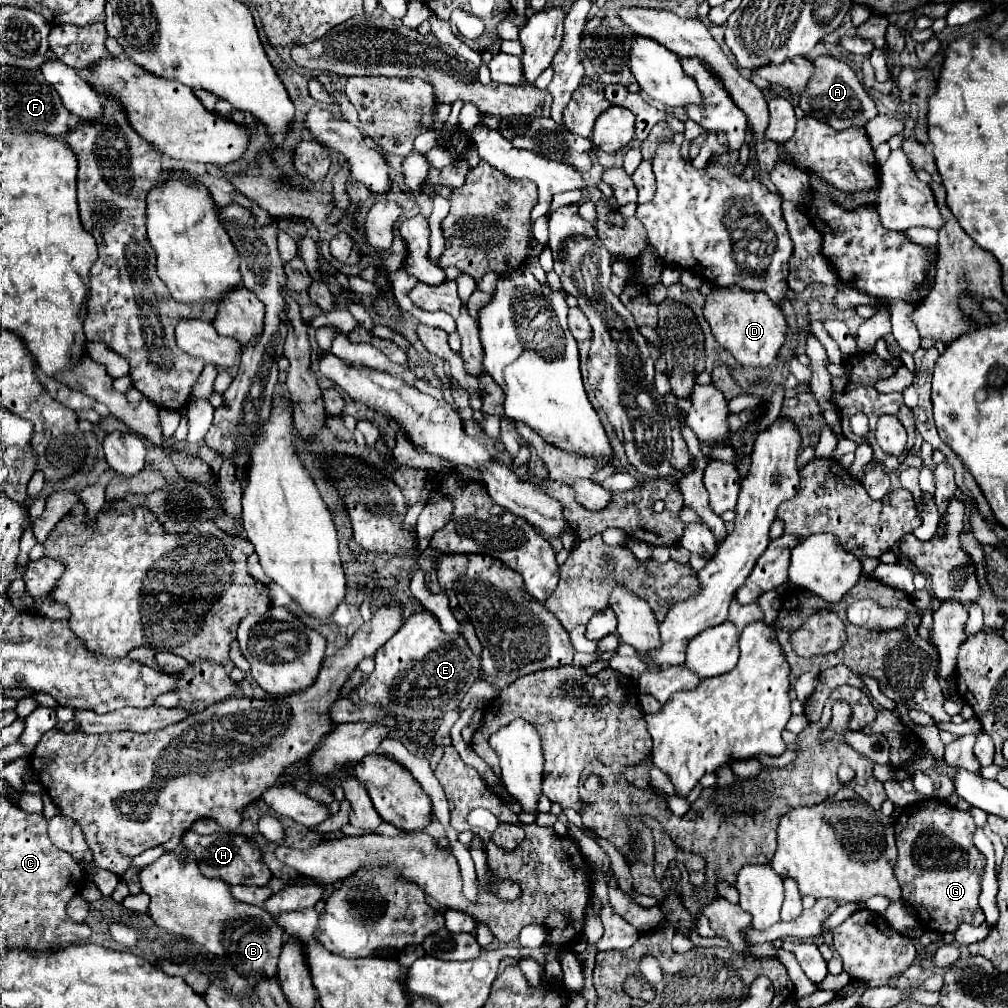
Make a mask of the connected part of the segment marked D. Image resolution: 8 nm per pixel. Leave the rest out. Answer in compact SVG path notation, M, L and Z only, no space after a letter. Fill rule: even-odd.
M715 285L713 293L705 297L703 315L711 325L717 343L725 347L741 365L771 367L779 347L785 341L787 325L783 313L765 293L751 293L739 287L719 289Z

